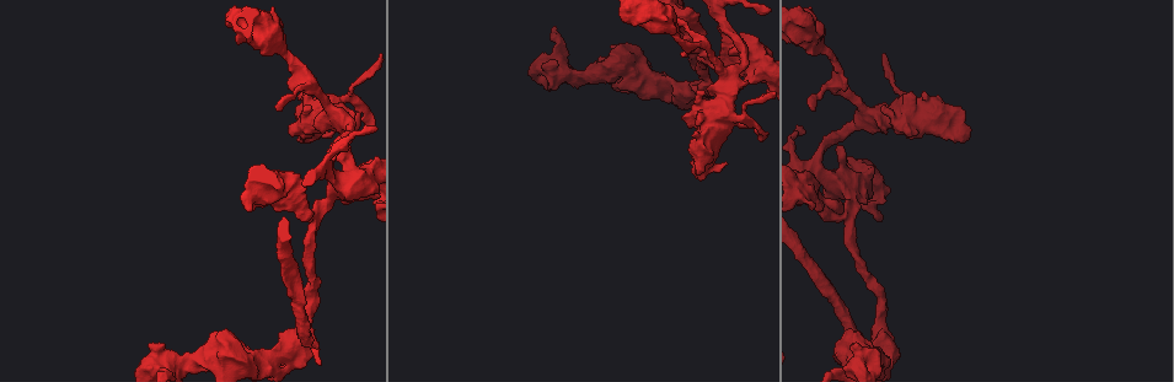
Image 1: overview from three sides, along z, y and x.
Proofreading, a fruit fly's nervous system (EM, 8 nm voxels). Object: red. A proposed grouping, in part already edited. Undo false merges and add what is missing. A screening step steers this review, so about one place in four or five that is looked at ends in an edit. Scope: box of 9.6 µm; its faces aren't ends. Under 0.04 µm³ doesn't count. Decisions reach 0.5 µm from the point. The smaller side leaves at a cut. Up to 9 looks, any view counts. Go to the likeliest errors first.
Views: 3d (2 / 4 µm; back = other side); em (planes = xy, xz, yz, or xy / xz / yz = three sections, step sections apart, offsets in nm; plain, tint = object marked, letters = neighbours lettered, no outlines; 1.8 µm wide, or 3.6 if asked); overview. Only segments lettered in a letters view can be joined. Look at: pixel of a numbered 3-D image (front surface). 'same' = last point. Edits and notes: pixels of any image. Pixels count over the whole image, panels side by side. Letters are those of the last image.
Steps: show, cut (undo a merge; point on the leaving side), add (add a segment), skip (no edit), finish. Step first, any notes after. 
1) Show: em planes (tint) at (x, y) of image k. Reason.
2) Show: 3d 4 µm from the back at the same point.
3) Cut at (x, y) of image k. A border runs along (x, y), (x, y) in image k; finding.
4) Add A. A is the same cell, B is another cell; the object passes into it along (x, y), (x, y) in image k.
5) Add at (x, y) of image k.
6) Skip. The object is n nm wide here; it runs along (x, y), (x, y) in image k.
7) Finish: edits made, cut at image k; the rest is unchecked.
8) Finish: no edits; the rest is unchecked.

Show: em planes (tint) at (309, 347) of image 1. End of a long branch.

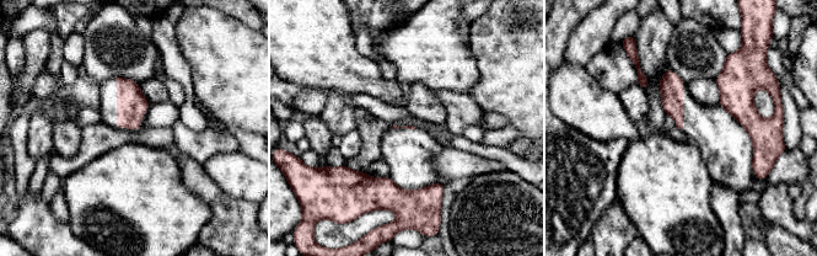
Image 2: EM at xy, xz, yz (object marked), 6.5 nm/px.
Show: em planes (letters) at the same point.

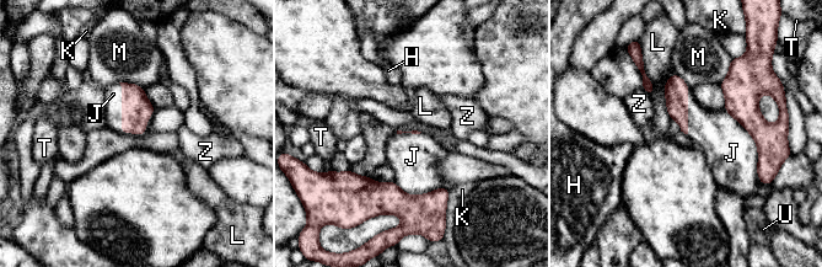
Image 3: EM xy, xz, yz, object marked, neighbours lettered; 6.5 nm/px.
Add J. J is the same cell, H, K, L, M, T, U and Z are other cells; it goes on there.

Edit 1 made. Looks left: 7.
Show: overview. See it whole again.

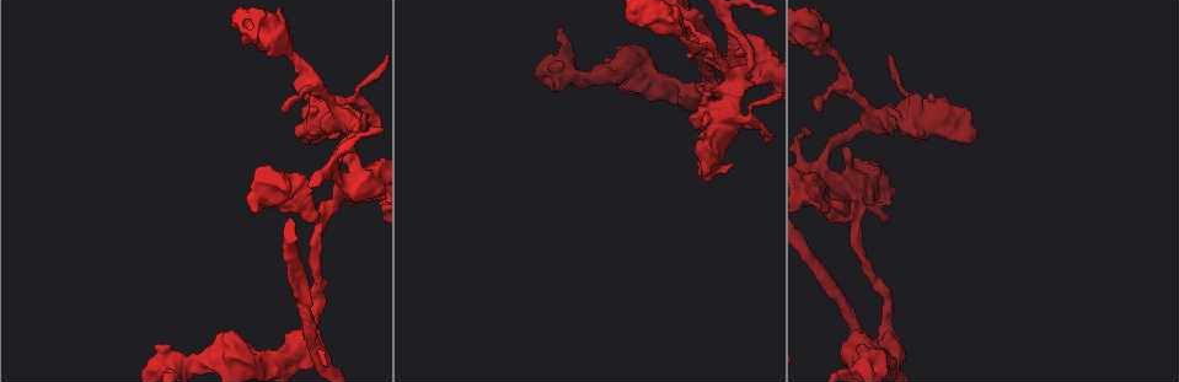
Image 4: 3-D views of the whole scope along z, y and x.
Show: 3d 4 µm at (858, 215) of image 4. Three-way junction.

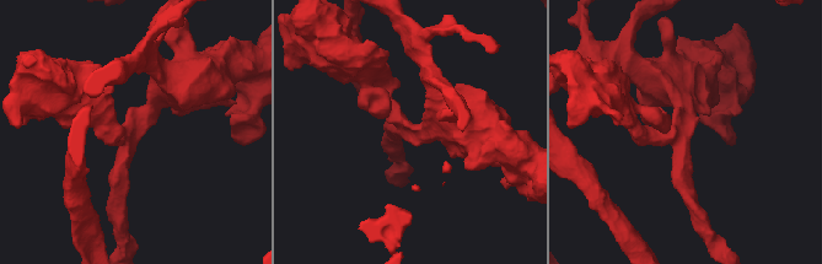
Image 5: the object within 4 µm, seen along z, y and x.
Show: em xz step 16 (tint) at (682, 132) of image 5. 3 arms meet here; the arms are 240, 280, 340 nm wide.

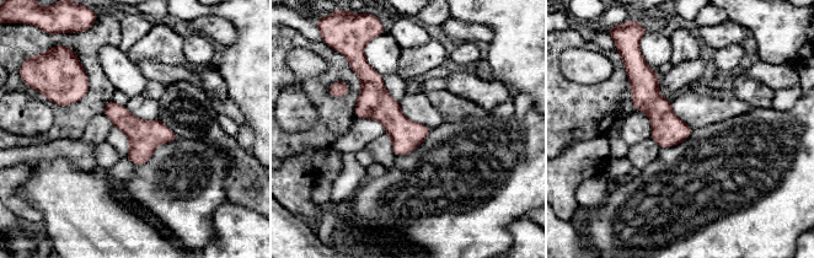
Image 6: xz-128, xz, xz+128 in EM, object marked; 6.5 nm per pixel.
Show: em planes (letters) at the same point. Cut it another way.

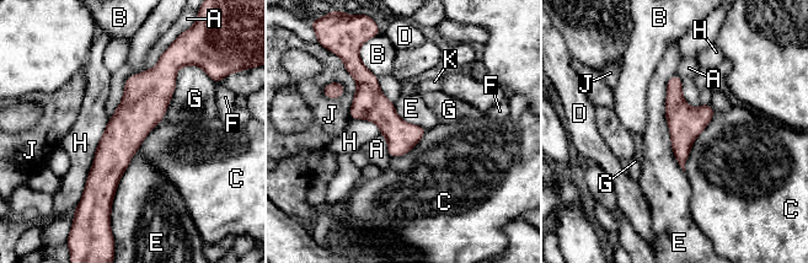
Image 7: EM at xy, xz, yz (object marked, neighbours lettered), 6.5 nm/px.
Skip. The longest contact is with E, 650 nm; A, B, C, D, E, F, G, H, J and K are other cells; continuous, no second neuron.

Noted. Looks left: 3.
Show: 3d 4 µm at (842, 143) of image 4. Sharp bend.

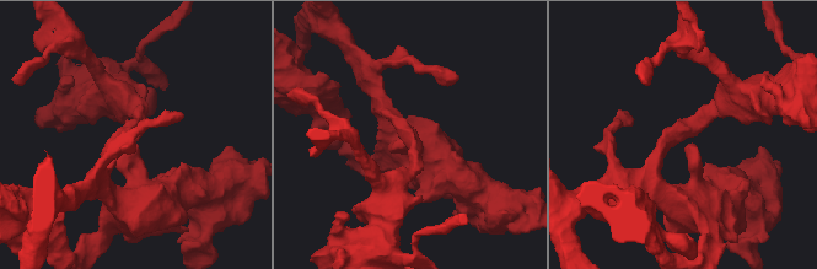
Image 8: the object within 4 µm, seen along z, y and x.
Show: em planes (letters) at (684, 138) of image 8.

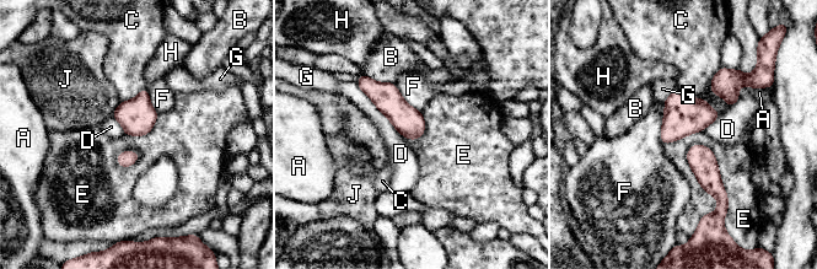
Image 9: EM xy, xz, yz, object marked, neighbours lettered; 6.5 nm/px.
Skip. The object is 190 nm wide here; the longest contact is with E, 480 nm; A, B, C, D, E, F, G, H and J are other cells; continuous, no second neuron.

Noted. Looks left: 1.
Finish: edits made, add at image 3; the rest is unchecked.

